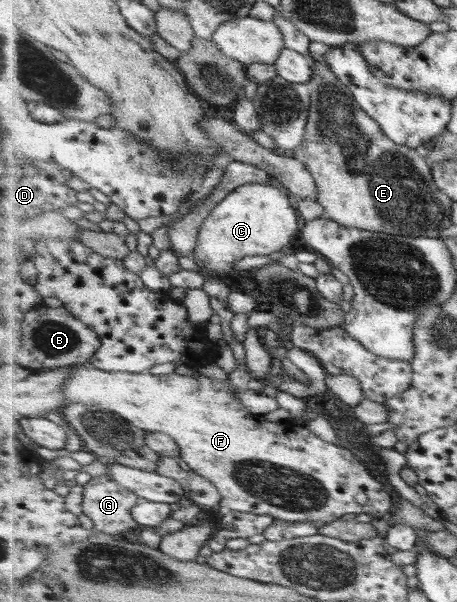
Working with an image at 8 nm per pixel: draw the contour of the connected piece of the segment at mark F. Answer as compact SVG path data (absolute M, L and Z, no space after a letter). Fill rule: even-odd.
M82 364L76 366L70 366L73 373L70 374L70 380L64 384L64 393L67 398L67 403L70 404L82 404L82 405L99 405L100 407L106 408L119 416L122 416L128 423L145 429L147 432L162 432L171 435L176 443L180 446L181 455L183 461L190 467L190 469L197 471L202 474L202 477L209 479L221 493L222 501L219 507L222 510L232 511L244 511L245 513L254 513L257 515L270 515L276 520L284 520L286 522L322 522L325 525L330 524L334 521L344 519L346 517L353 517L358 514L368 514L377 519L382 519L384 516L389 514L388 511L392 509L394 501L392 501L392 495L384 489L384 485L372 477L372 473L360 463L358 458L350 452L347 448L342 446L336 446L332 443L322 441L320 437L316 437L314 433L311 433L305 426L294 424L294 423L274 423L274 421L268 421L263 415L258 416L258 423L256 423L256 415L253 414L244 404L240 401L237 396L237 390L230 384L228 380L220 382L218 379L190 375L178 375L178 373L171 372L167 375L152 375L148 372L142 373L130 373L126 371L104 371L98 369L92 365ZM358 495L367 495L367 499L370 503L358 503L356 497Z

